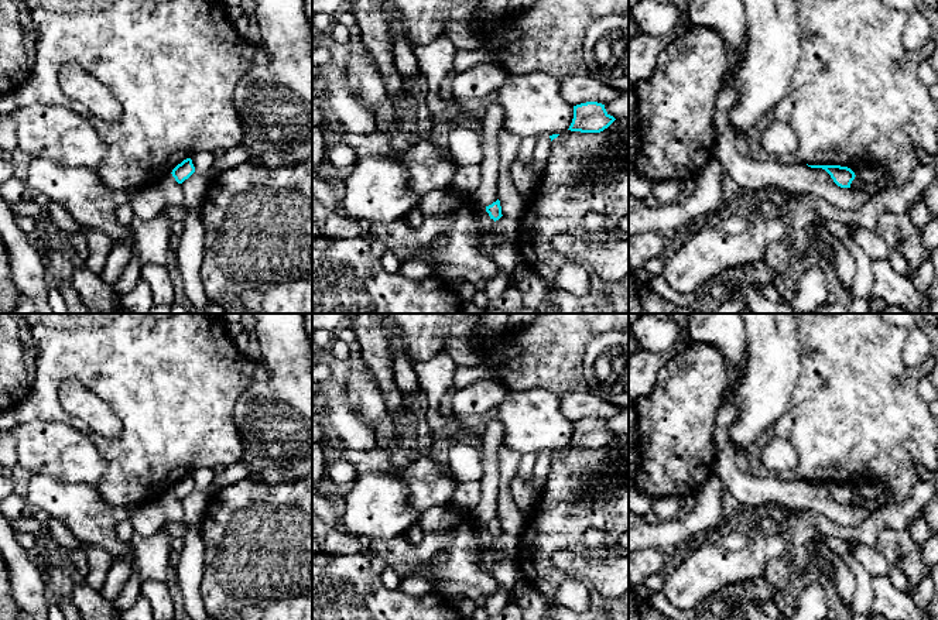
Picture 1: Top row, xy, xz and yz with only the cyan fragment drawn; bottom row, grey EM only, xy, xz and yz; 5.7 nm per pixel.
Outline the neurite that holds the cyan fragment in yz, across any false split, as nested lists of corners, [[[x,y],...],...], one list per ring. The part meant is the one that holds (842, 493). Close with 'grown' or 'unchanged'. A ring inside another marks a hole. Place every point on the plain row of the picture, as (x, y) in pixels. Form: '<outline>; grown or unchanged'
[[[808,482],[811,484],[825,486],[833,499],[841,504],[850,504],[852,497],[855,496],[855,489],[848,483],[841,482]]]; unchanged

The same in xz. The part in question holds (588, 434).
[[[586,418],[574,422],[574,435],[568,446],[581,449],[600,449],[616,435],[610,432],[605,421]]]; unchanged

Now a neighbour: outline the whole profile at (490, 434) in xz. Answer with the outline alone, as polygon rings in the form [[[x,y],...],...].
[[[499,418],[485,421],[473,431],[480,441],[483,476],[482,496],[473,510],[477,521],[486,524],[497,517],[499,462],[497,452],[503,445],[504,427]]]

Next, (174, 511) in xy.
[[[172,490],[162,494],[160,503],[164,507],[167,521],[184,521],[184,507],[181,504],[181,500],[175,497]]]

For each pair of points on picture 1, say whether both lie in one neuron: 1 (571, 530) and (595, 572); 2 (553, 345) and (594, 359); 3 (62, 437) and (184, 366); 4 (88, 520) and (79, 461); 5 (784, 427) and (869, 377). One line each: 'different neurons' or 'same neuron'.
1: different neurons
2: different neurons
3: different neurons
4: different neurons
5: same neuron

